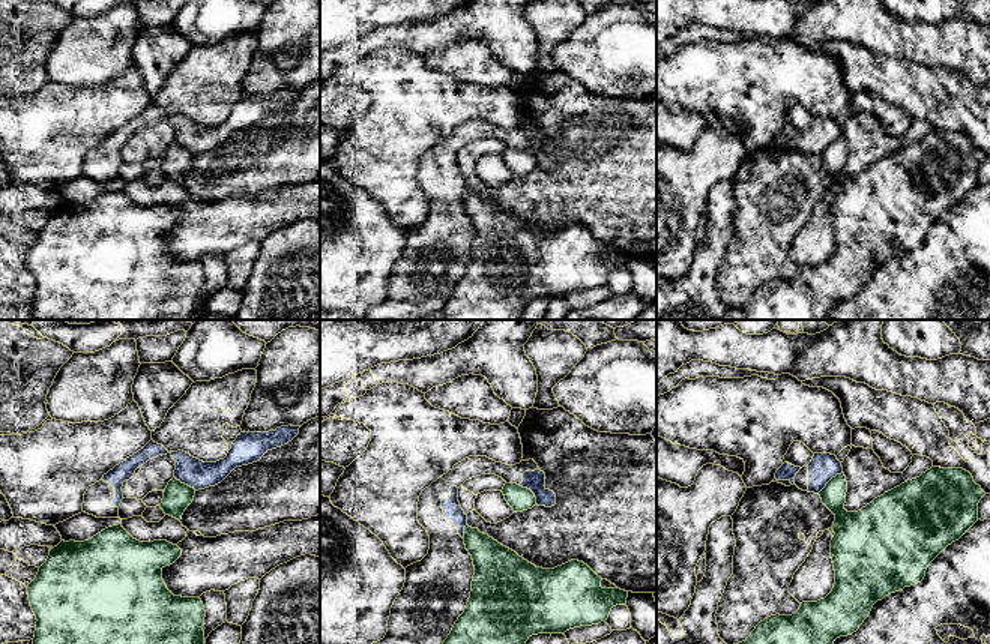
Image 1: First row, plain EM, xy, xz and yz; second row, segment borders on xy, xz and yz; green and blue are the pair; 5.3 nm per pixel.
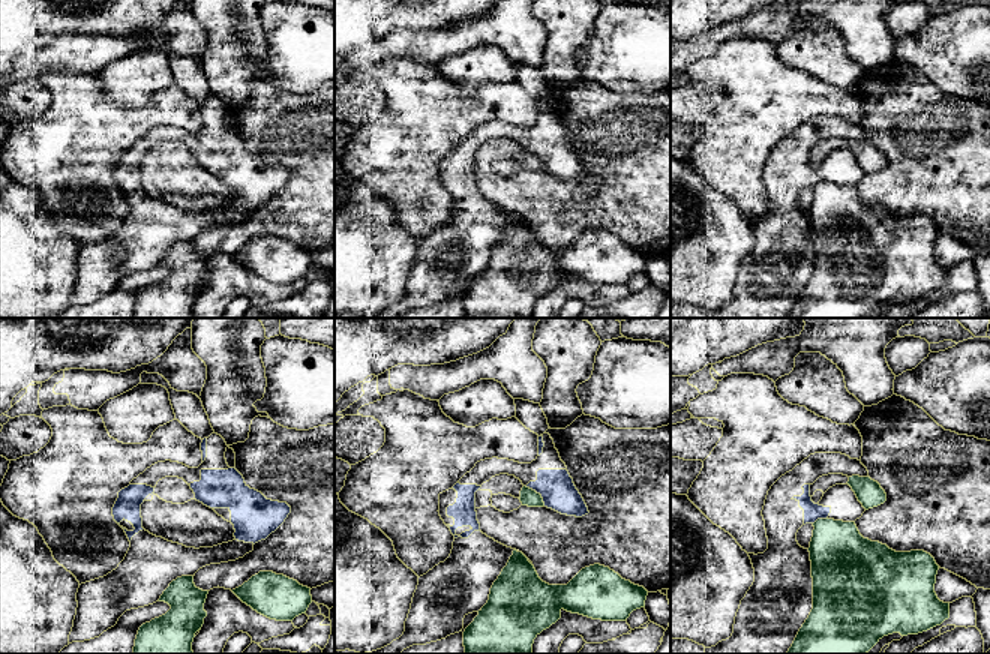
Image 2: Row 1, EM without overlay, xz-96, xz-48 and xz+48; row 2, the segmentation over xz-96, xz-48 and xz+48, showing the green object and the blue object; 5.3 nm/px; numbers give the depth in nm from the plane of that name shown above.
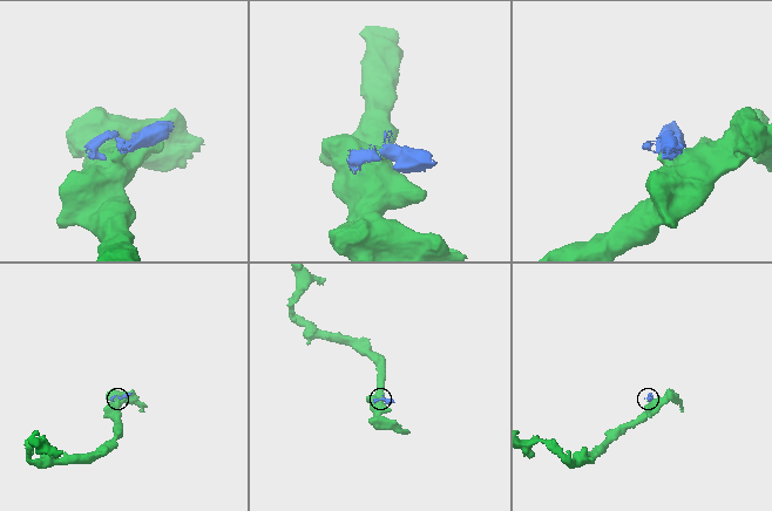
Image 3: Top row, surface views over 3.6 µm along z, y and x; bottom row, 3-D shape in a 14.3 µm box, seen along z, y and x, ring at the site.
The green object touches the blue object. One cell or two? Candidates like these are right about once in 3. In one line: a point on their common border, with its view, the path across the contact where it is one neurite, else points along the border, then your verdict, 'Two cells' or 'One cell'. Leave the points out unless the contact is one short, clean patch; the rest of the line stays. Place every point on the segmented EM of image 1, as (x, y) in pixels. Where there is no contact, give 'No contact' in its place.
Touches green at yz (830, 481). Two cells

